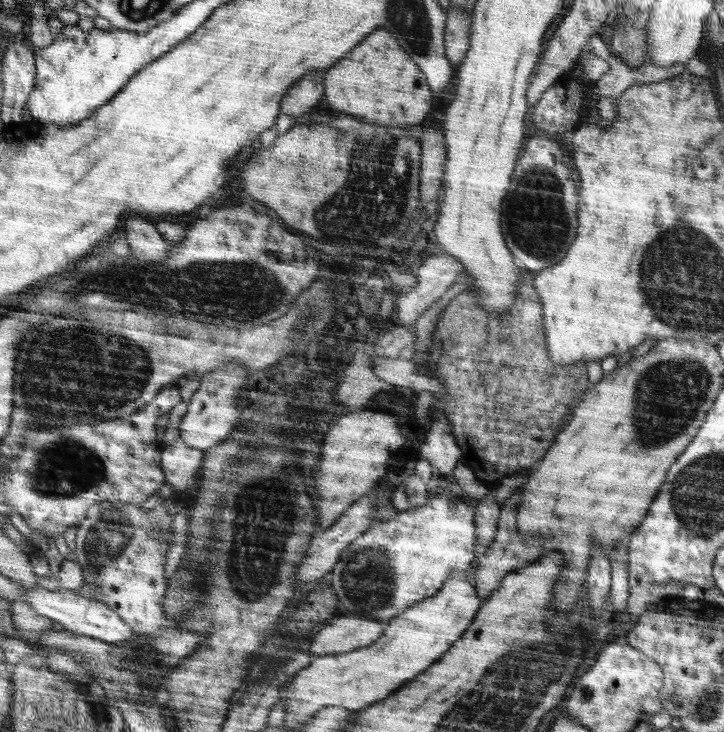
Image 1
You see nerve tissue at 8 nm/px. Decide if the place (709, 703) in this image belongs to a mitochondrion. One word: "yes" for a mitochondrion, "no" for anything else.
yes

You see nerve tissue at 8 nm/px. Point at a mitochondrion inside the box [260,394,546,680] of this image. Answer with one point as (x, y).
(367, 577)

